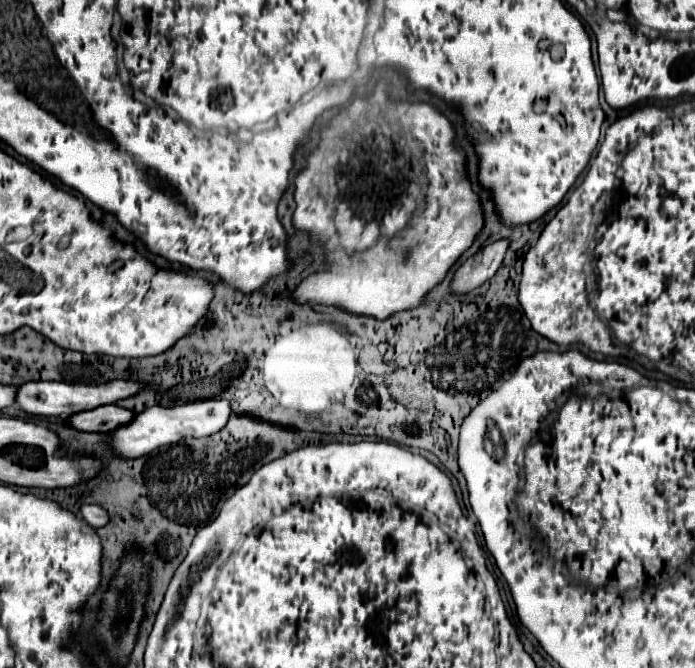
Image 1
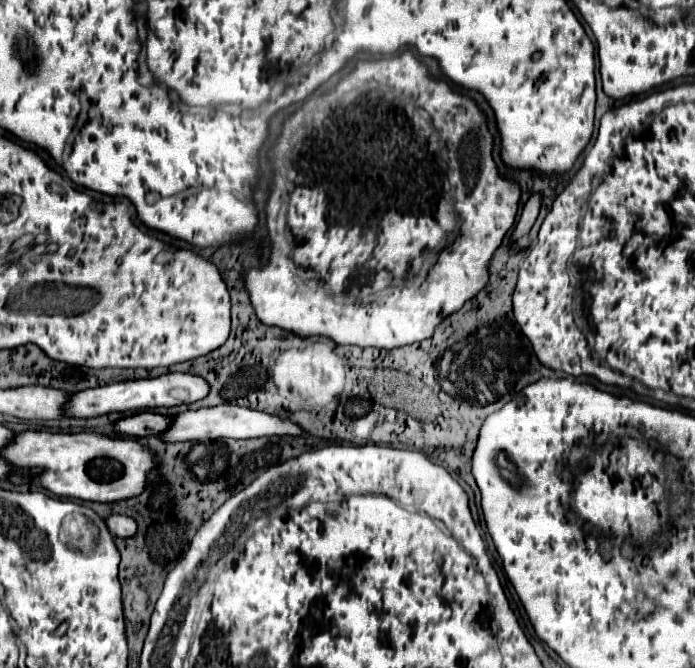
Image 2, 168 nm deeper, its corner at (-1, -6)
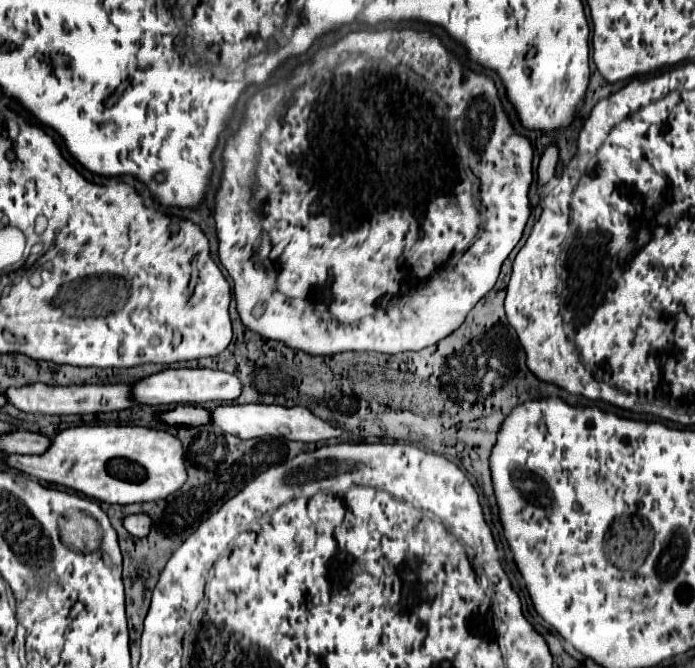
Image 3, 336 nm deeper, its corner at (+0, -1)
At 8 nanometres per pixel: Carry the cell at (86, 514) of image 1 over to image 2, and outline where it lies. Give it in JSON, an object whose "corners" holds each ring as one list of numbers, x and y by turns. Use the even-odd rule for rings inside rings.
{"corners":[[110,516,110,518,106,518,106,524,108,524,110,532,120,538,132,538,132,536,136,536,136,530,138,530,136,520,130,516]]}

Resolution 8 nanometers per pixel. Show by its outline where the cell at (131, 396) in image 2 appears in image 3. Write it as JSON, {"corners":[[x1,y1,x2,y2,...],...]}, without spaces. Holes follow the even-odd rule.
{"corners":[[163,369,155,375,139,379,131,385,131,399,137,405,179,405,179,403,205,403,205,401,233,401,241,393,241,383,235,375,213,369]]}

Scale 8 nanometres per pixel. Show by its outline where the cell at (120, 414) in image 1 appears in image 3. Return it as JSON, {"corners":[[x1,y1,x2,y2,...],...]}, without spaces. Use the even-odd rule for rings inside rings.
{"corners":[[181,405,175,407,173,411,165,411,157,417,165,425,177,425,177,427,199,427,209,423,209,411,191,407,191,405]]}

